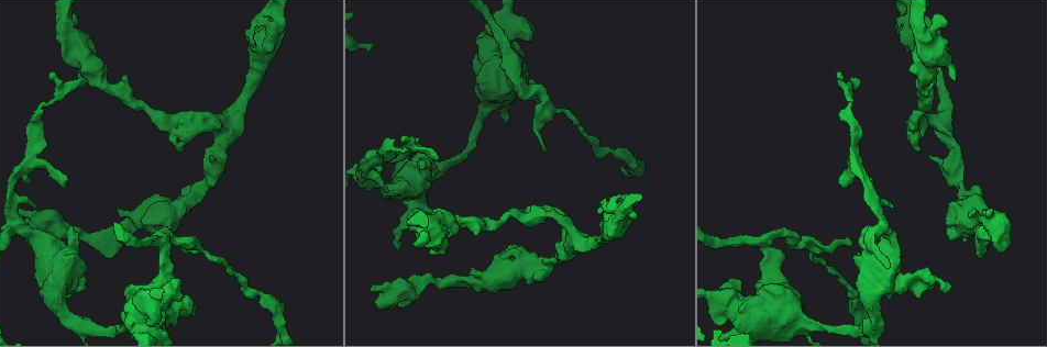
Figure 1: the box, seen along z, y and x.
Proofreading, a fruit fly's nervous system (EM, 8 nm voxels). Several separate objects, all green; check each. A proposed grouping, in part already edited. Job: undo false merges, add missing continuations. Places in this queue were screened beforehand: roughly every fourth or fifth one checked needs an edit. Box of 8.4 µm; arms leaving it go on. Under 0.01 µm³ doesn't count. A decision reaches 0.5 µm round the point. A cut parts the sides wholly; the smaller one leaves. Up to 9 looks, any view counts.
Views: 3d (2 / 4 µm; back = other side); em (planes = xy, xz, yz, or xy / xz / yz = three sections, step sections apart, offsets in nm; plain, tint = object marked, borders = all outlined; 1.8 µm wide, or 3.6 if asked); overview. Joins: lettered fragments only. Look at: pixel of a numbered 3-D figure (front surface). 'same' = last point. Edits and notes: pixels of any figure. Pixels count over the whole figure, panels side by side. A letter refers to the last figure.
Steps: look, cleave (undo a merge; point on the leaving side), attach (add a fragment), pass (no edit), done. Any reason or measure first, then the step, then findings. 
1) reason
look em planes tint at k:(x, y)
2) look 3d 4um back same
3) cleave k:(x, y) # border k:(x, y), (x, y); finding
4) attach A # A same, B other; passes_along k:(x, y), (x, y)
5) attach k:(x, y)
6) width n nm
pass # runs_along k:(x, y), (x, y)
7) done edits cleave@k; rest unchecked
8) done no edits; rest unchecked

sharp bend
look 3d 4um at 1:(166, 222)

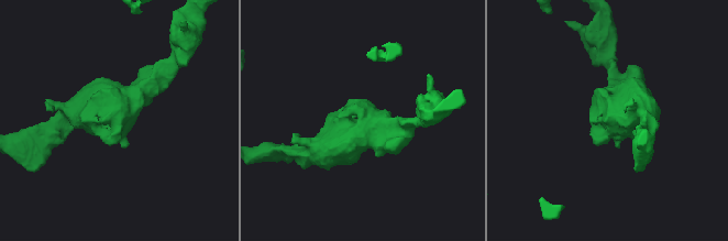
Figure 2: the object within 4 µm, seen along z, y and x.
look em 3.6um planes borders at 2:(114, 118)

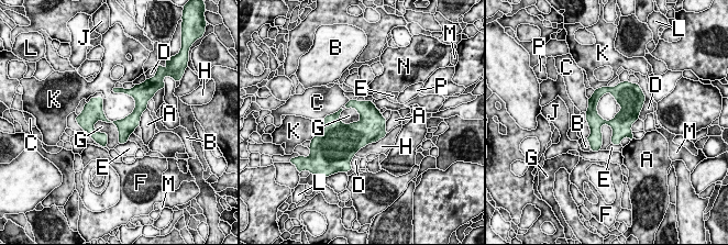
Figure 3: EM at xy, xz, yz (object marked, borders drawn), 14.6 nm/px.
width 240 nm
pass # A other, B other, C other, D other, E other, F other, G other, H other, J other, K other, L other, M other, N other, P other; all the same neuron

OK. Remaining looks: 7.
abrupt turn
look em planes borders at 1:(415, 283)

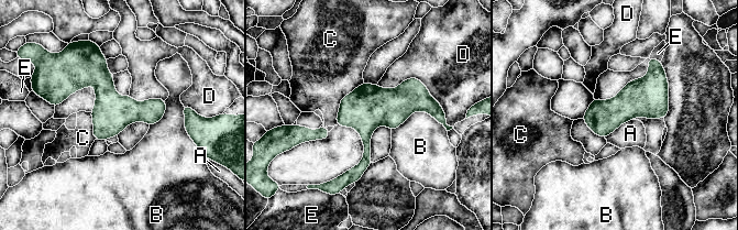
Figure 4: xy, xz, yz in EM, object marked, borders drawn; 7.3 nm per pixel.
pass # A other, B other, C other, D other, E other; one neuron here

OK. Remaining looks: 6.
an open end
look em planes borders at 1:(67, 179)

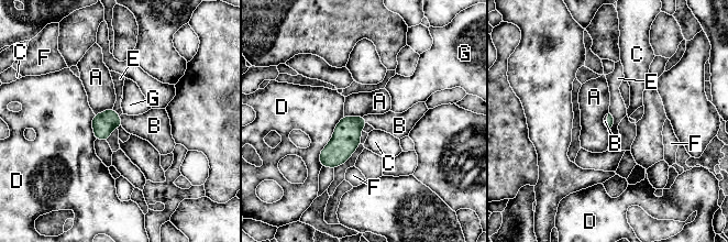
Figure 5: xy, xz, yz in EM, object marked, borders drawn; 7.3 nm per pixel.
attach B # A other, B same, C other, D other, E other, F other, G other; passes_along 5:(103, 123), (120, 121), (153, 125); it goes on there

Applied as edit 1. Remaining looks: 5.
look overview

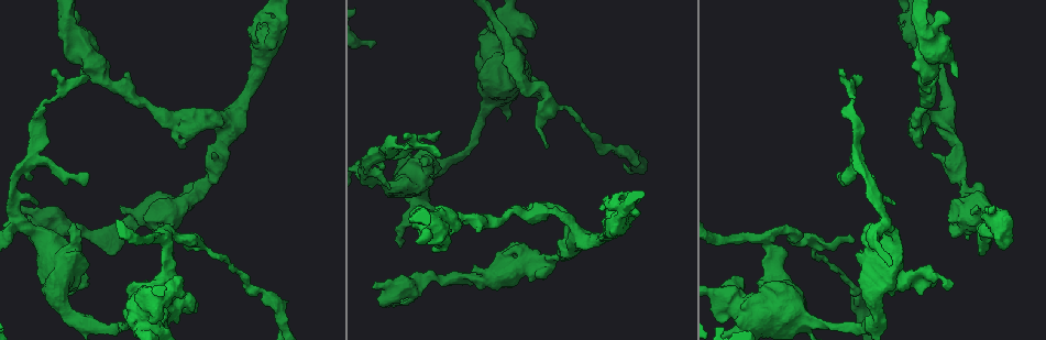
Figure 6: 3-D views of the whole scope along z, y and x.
tapers out
look em planes borders at 6:(545, 148)

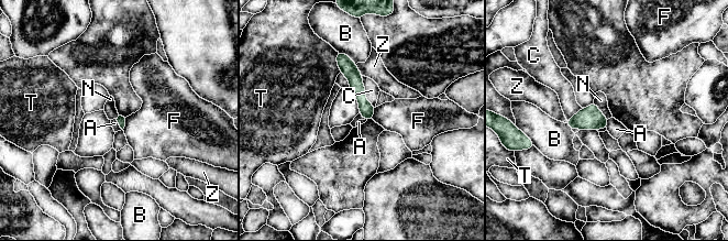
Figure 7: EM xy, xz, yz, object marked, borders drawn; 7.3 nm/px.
pass # A other, B other, C other, F other, N other, T other, Z other; runs_along 7:(339, 56), (355, 78), (367, 117); no lettered fragment goes on from it

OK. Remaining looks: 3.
done edits attach@5; rest unchecked

